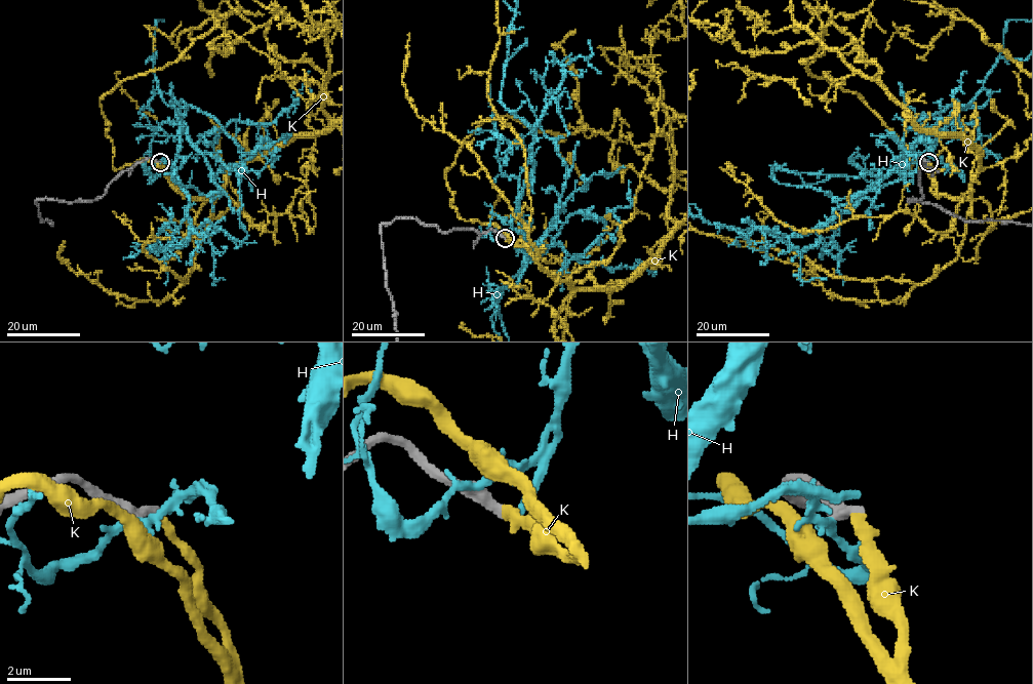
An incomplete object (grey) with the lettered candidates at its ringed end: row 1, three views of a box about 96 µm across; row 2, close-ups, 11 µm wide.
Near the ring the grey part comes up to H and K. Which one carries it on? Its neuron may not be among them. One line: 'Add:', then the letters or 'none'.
Add: K

